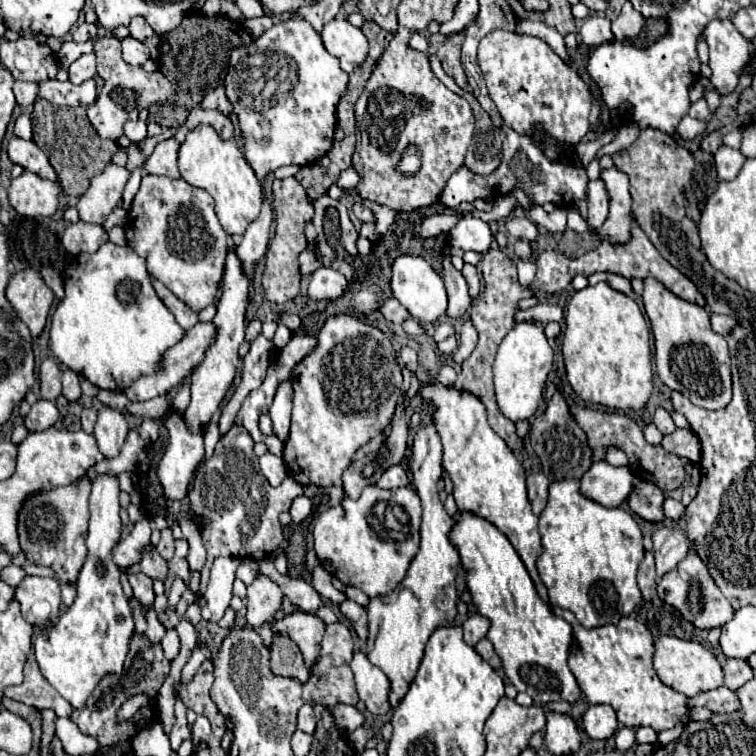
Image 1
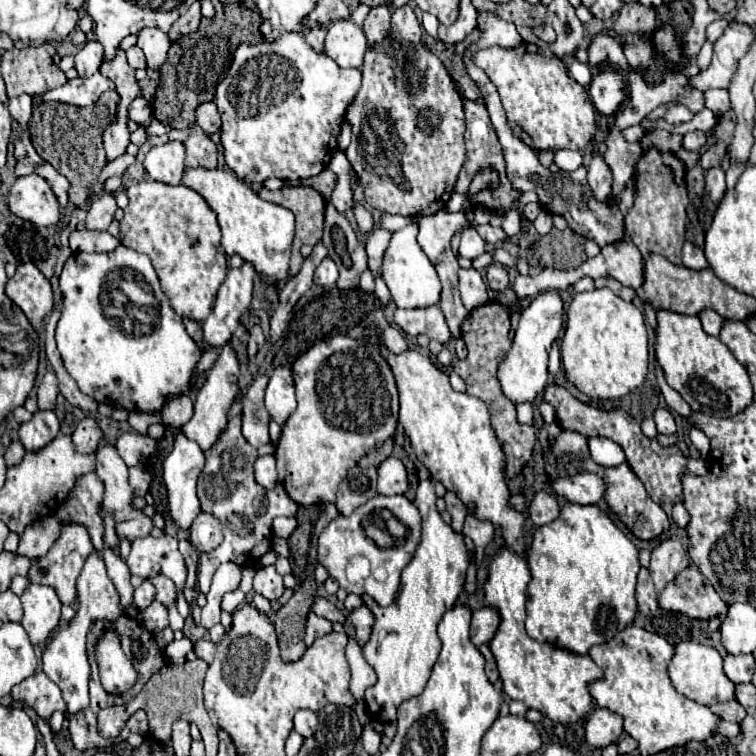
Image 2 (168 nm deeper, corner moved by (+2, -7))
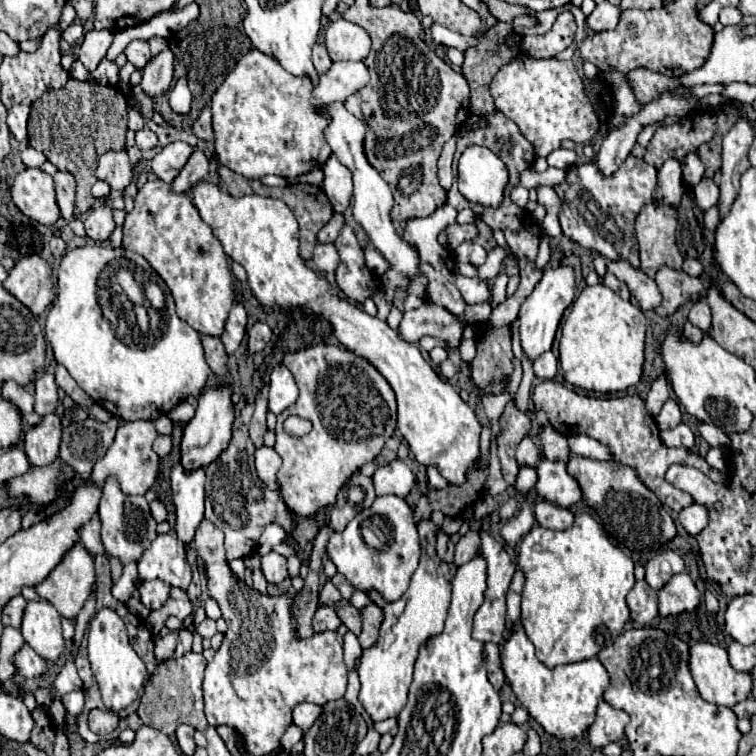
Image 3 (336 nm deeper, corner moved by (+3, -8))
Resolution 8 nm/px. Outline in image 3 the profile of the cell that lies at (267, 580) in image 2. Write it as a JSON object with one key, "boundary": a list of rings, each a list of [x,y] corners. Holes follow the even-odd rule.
{"boundary":[[[267,553],[267,555],[261,555],[261,571],[267,579],[267,583],[281,583],[287,575],[287,563],[285,563],[285,557],[277,555],[277,553]]]}

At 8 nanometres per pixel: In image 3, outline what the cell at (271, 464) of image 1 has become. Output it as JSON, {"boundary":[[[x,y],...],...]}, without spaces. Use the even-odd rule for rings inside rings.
{"boundary":[[[261,447],[255,451],[255,467],[257,467],[257,475],[259,479],[269,487],[269,489],[279,489],[275,473],[279,469],[279,455],[269,449],[269,447]]]}

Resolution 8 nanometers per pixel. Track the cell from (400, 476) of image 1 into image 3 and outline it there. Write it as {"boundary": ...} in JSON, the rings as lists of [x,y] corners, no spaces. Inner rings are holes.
{"boundary":[[[395,459],[387,465],[377,467],[373,475],[373,483],[375,483],[377,495],[407,497],[407,493],[415,483],[415,477],[413,477],[413,471],[401,459]]]}

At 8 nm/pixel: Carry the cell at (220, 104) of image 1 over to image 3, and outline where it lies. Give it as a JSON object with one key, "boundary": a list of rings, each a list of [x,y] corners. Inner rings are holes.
{"boundary":[[[207,105],[201,115],[197,117],[197,121],[193,123],[193,133],[203,139],[203,141],[213,141],[213,127],[211,127],[211,107]]]}

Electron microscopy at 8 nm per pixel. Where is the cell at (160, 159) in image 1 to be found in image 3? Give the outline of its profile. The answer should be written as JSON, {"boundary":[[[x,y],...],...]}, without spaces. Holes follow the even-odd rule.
{"boundary":[[[173,141],[165,145],[161,151],[157,151],[157,155],[151,159],[151,169],[161,181],[171,183],[179,175],[191,153],[193,153],[191,145],[183,141]]]}

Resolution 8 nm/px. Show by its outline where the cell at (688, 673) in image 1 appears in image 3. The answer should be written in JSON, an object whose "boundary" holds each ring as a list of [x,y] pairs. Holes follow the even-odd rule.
{"boundary":[[[699,641],[699,643],[691,645],[689,671],[691,671],[691,677],[697,685],[697,689],[699,689],[699,695],[709,703],[733,707],[735,703],[743,701],[751,695],[751,675],[731,669],[731,665],[727,661],[727,651],[721,645],[713,645],[707,641]]]}

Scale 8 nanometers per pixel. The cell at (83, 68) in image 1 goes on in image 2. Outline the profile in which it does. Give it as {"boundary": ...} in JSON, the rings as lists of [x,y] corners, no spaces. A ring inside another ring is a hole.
{"boundary":[[[90,40],[84,44],[84,48],[76,54],[76,70],[80,78],[92,76],[104,60],[104,48],[98,40]]]}

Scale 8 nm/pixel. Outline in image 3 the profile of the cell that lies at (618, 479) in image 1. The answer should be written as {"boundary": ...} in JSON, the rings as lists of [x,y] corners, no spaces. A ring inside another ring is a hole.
{"boundary":[[[543,459],[537,467],[537,493],[545,501],[557,503],[561,507],[577,505],[583,499],[583,491],[579,483],[567,473],[565,463],[555,463],[549,459]]]}

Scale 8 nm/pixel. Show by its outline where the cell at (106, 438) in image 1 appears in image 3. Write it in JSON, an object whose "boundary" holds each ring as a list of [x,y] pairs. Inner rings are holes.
{"boundary":[[[109,475],[103,483],[103,497],[101,497],[101,503],[99,503],[99,517],[101,517],[101,539],[103,539],[107,555],[115,555],[123,563],[137,561],[141,557],[143,549],[147,549],[147,545],[151,545],[151,541],[157,537],[157,533],[155,533],[157,523],[151,517],[149,503],[145,501],[145,497],[125,495],[121,491],[119,481],[117,481],[115,475]]]}

